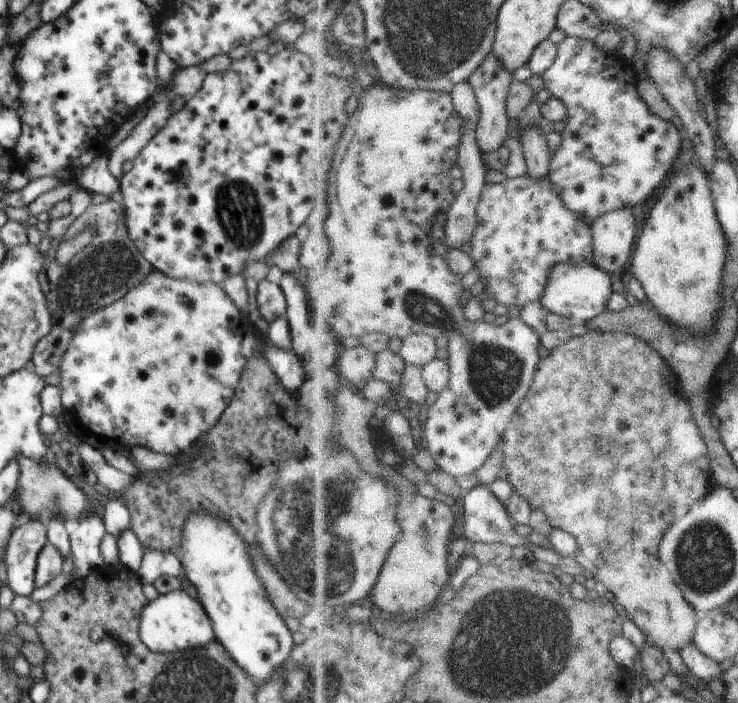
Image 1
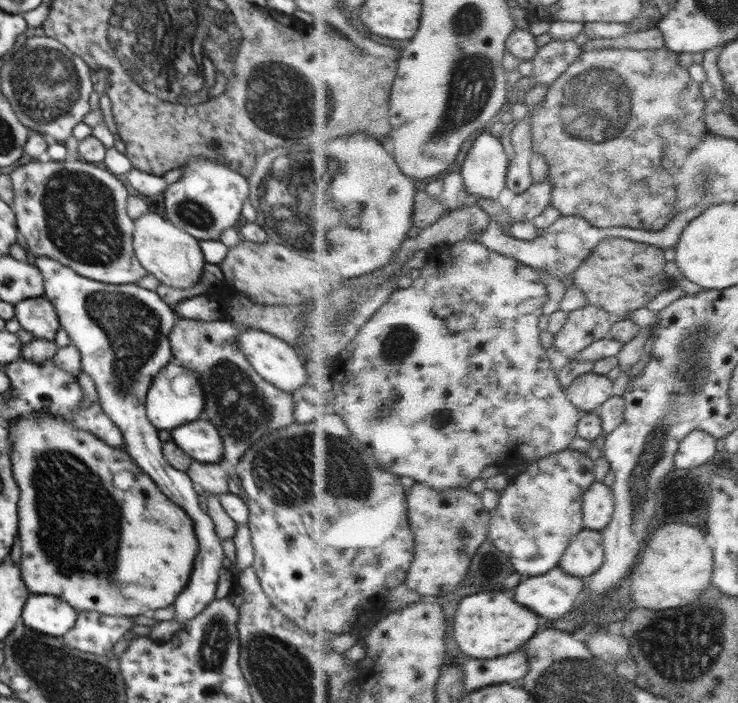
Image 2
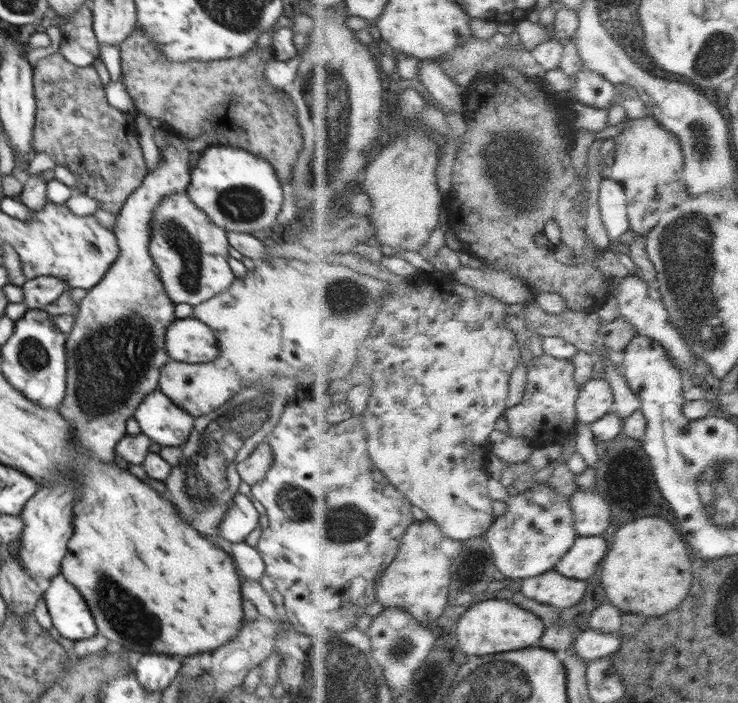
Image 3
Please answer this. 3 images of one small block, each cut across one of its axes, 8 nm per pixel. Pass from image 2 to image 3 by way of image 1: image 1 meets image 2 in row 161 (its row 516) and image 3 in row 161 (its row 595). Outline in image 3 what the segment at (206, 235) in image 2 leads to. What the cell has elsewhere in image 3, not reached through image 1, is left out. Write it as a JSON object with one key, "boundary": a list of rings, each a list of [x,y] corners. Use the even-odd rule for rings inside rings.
{"boundary":[[[212,144],[196,155],[193,163],[192,177],[186,193],[216,226],[222,227],[227,232],[238,233],[253,233],[262,228],[276,228],[277,216],[281,211],[285,192],[272,164],[265,158],[242,148]]]}

